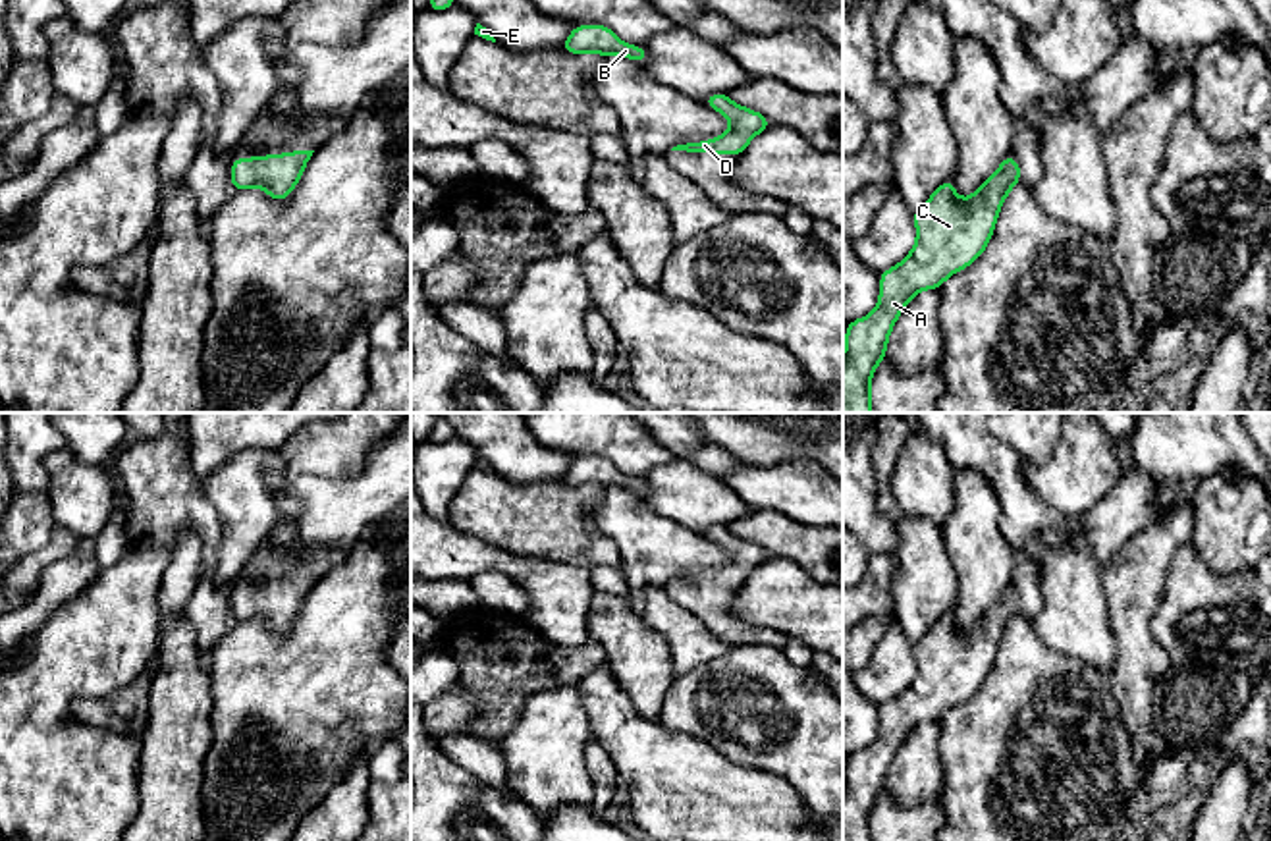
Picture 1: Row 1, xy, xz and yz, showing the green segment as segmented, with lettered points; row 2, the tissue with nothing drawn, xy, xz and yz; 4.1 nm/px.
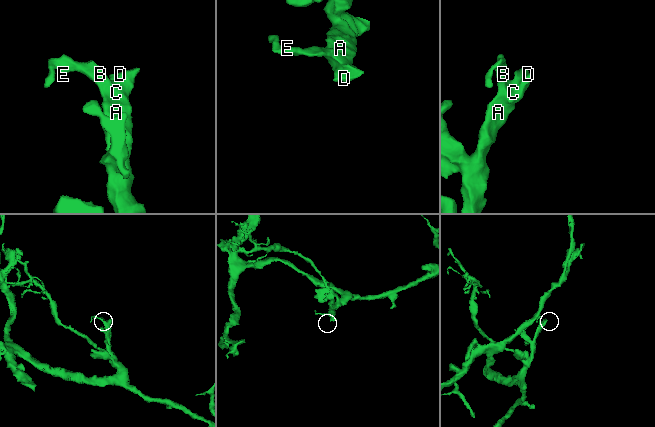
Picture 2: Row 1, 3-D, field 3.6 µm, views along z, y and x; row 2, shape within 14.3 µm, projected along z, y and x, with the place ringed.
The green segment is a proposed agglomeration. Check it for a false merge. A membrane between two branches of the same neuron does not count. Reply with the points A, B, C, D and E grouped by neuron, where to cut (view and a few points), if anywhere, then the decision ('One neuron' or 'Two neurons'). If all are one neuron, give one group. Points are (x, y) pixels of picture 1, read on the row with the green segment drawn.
Groups: A B C D E. No split. One neuron

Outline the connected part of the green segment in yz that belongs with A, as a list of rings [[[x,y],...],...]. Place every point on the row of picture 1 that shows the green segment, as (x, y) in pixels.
[[[1007,154],[968,199],[960,201],[953,179],[947,179],[912,212],[916,224],[912,251],[879,274],[878,307],[847,326],[843,413],[872,413],[872,376],[885,359],[899,314],[918,291],[941,289],[951,274],[970,266],[987,249],[997,214],[1016,183],[1020,183],[1020,164]]]

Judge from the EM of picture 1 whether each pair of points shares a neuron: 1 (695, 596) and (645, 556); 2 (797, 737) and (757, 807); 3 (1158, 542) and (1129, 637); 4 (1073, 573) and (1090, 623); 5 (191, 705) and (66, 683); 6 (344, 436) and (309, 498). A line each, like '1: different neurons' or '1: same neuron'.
1: different neurons
2: different neurons
3: same neuron
4: same neuron
5: different neurons
6: different neurons

